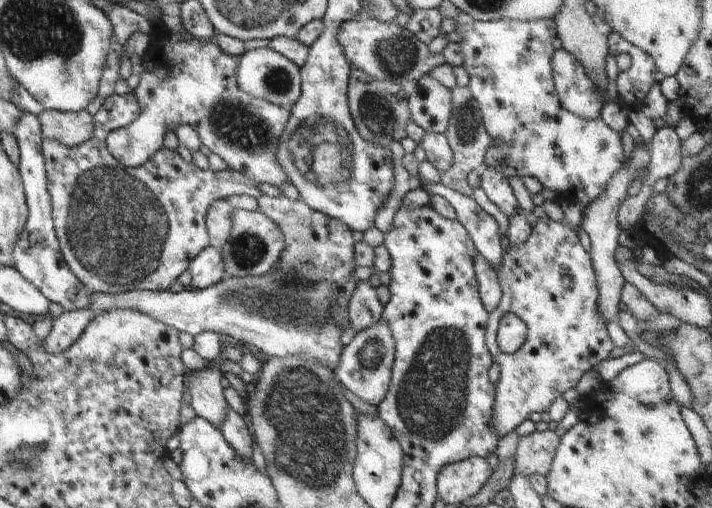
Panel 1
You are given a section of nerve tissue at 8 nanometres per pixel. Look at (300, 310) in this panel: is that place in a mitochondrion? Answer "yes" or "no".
yes

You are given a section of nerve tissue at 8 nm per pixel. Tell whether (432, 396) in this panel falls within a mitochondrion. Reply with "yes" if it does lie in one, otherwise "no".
yes

